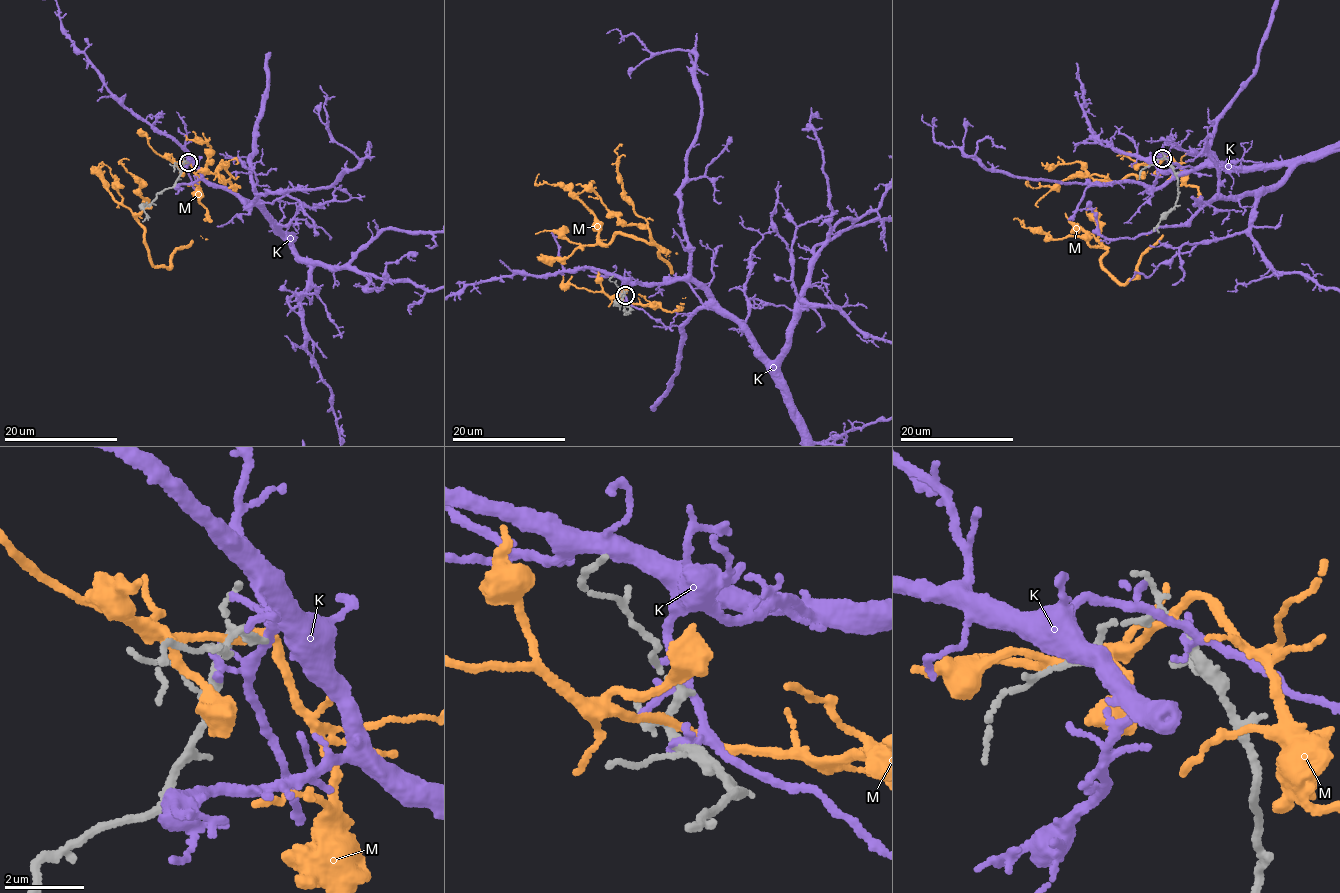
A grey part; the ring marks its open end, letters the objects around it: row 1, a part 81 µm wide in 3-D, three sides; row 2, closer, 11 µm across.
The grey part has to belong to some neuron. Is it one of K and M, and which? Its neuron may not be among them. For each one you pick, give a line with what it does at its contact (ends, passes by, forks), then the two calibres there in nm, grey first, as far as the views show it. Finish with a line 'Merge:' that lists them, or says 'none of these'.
Merge: none of these

